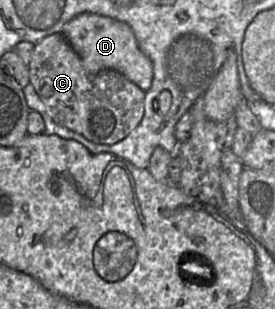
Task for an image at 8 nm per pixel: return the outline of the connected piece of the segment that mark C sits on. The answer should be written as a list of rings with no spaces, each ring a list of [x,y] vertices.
[[[54,33],[34,44],[28,65],[30,85],[44,104],[51,119],[87,140],[112,145],[124,139],[144,115],[145,92],[115,70],[89,75],[79,55],[61,33]]]

